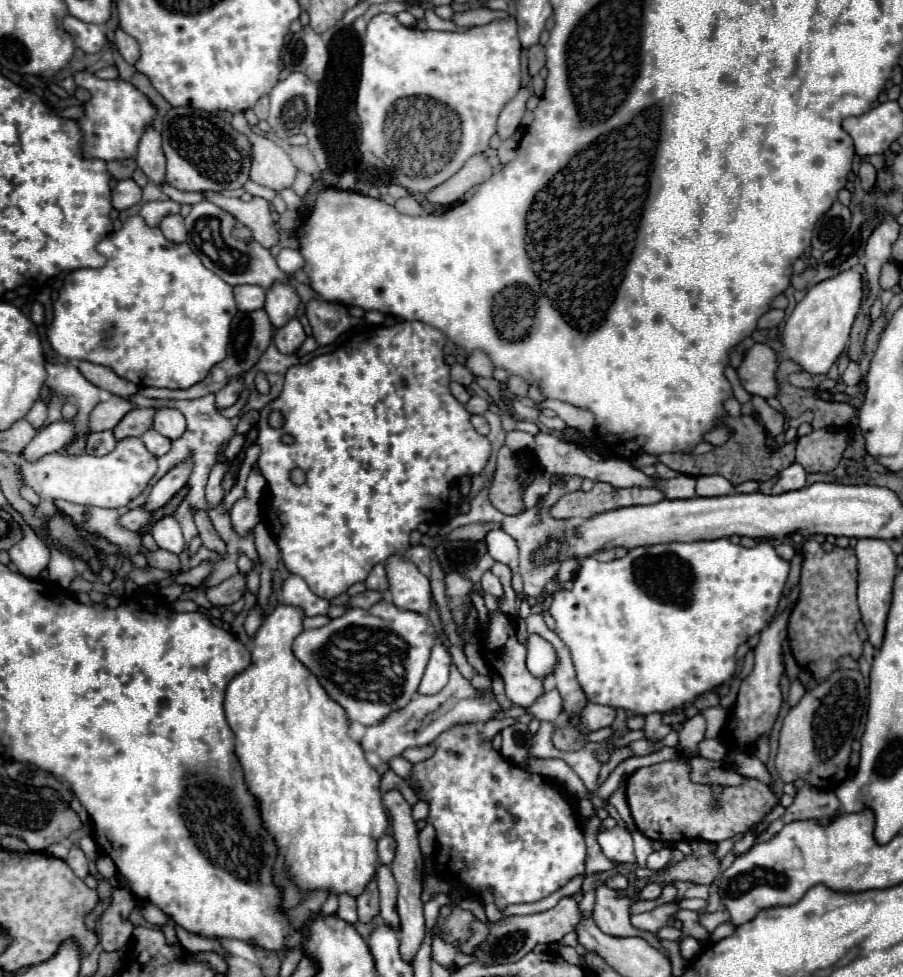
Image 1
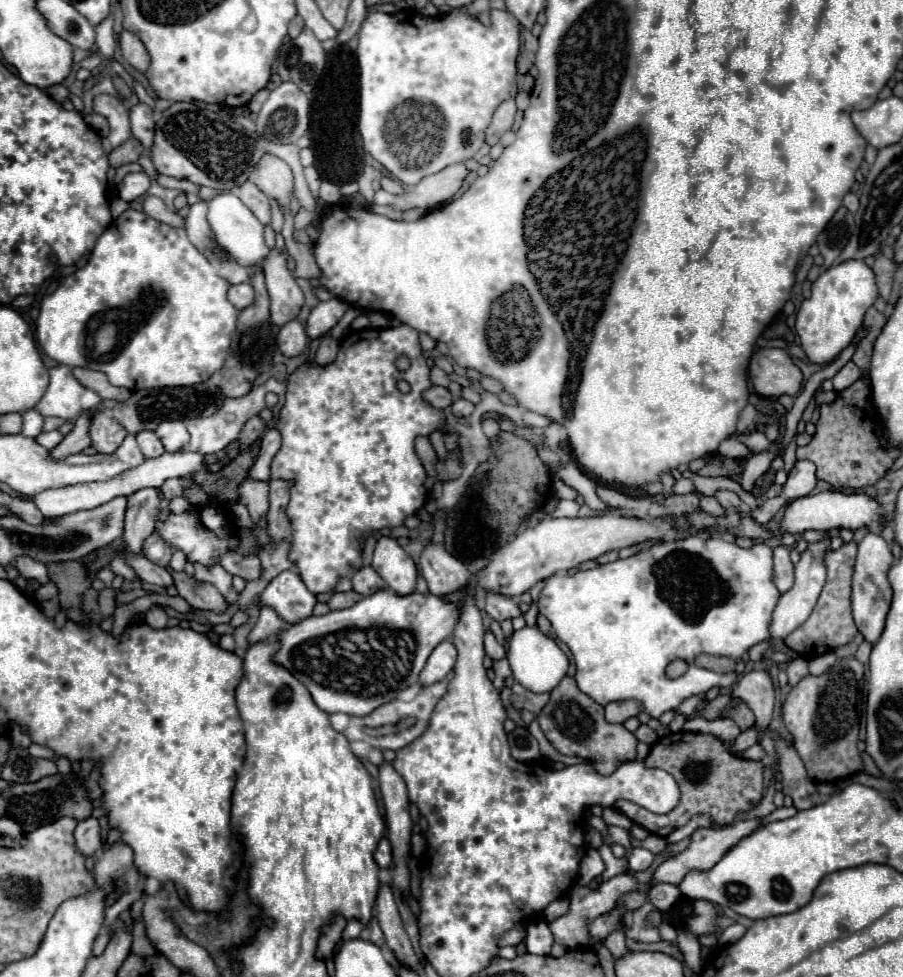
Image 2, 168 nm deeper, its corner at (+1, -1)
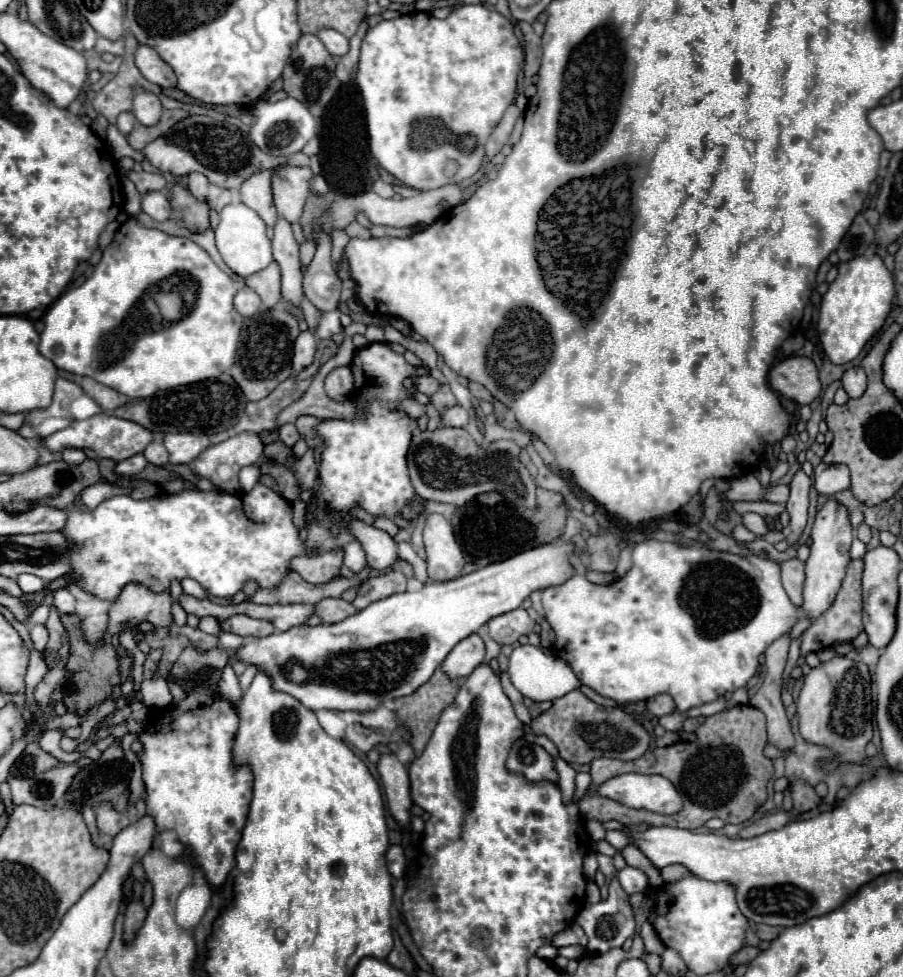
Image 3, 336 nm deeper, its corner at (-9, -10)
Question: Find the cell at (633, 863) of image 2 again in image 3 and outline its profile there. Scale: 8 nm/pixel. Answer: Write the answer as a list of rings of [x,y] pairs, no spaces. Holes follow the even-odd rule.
[[[625,867],[625,869],[619,871],[619,883],[621,883],[621,887],[623,887],[629,895],[633,895],[633,893],[637,893],[637,891],[647,889],[649,877],[647,877],[645,871],[641,871],[641,869],[637,869],[637,867]]]

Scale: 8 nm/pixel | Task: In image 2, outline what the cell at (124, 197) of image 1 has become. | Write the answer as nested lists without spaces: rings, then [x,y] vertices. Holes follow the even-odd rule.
[[[131,172],[131,174],[127,174],[123,178],[123,182],[119,186],[119,196],[125,202],[137,200],[137,198],[141,198],[147,192],[149,184],[151,184],[151,178],[145,172]]]

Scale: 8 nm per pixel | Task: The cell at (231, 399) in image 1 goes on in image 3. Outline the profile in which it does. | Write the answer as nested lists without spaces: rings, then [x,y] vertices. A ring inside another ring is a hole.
[[[275,307],[275,311],[259,311],[253,317],[245,319],[237,361],[231,367],[229,375],[241,387],[247,401],[259,401],[267,397],[281,381],[291,375],[291,355],[297,335],[297,319],[283,307]]]

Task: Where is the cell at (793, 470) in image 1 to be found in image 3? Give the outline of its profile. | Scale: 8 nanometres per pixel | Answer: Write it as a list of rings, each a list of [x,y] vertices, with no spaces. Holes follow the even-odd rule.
[[[821,463],[813,469],[813,487],[819,495],[831,497],[837,491],[849,487],[849,471],[847,465],[827,465]]]

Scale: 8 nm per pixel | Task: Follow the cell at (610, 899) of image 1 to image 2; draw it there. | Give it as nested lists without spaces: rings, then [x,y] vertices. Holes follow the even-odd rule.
[[[623,930],[613,932],[613,934],[605,940],[605,946],[609,948],[609,952],[611,952],[613,960],[623,958],[625,954],[629,954],[629,948],[627,948],[627,944],[625,944],[625,932],[623,932]]]

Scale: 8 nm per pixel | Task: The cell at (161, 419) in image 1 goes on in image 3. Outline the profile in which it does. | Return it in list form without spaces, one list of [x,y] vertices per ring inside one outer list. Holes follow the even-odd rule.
[[[171,433],[163,439],[165,449],[169,451],[169,461],[173,465],[191,463],[203,449],[207,449],[211,442],[208,435],[193,435],[193,433]]]

